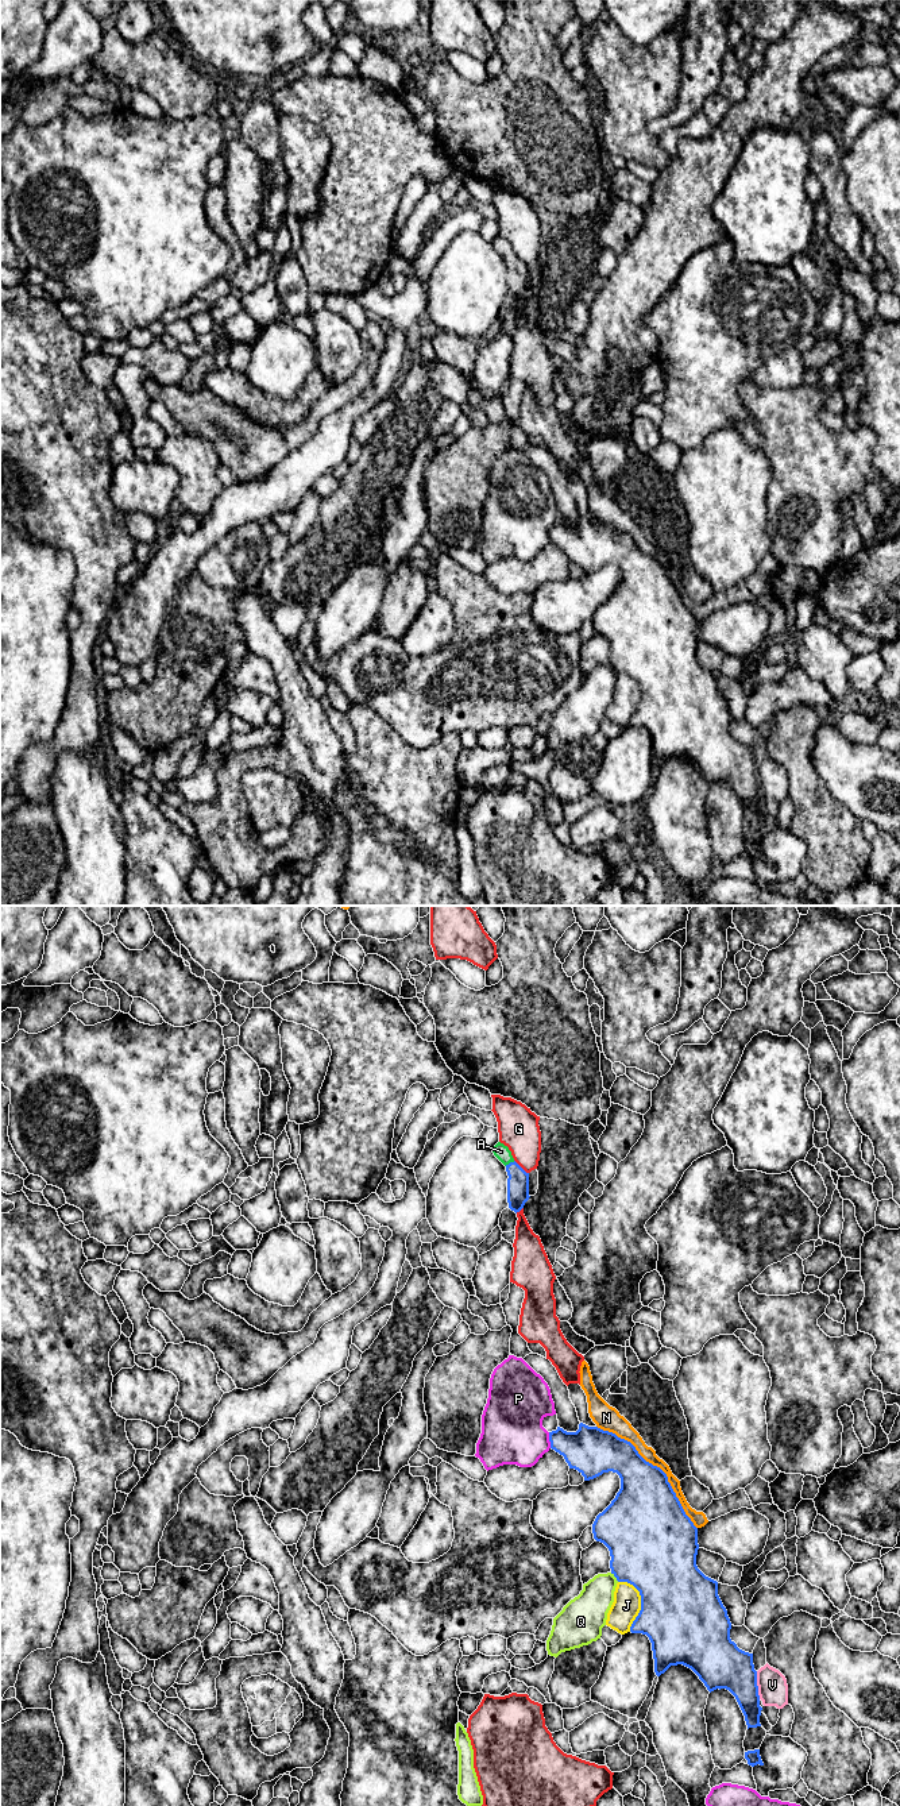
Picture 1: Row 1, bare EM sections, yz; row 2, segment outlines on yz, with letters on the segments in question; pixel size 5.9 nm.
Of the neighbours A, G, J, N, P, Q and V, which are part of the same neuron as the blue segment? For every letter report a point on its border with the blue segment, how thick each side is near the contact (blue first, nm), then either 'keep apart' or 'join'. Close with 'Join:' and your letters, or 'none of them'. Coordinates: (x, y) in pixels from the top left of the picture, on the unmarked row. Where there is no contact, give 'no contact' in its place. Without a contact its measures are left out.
A: meets blue in yz at (510, 255); 130 nm thick on the blue side, 90 nm on the other; join
G: meets blue in yz at (520, 259); 130 nm thick on the blue side, 240 nm on the other; keep apart
J: meets blue in yz at (641, 694); 480 nm thick on the blue side, 170 nm on the other; keep apart
N: meets blue in yz at (656, 559); 380 nm thick on the blue side, 90 nm on the other; keep apart
P: meets blue in yz at (549, 533); 280 nm thick on the blue side, 360 nm on the other; keep apart
Q: meets blue in yz at (614, 668); 440 nm thick on the blue side, 220 nm on the other; keep apart
V: meets blue in yz at (756, 778); 280 nm thick on the blue side, 180 nm on the other; keep apart
Join: A

